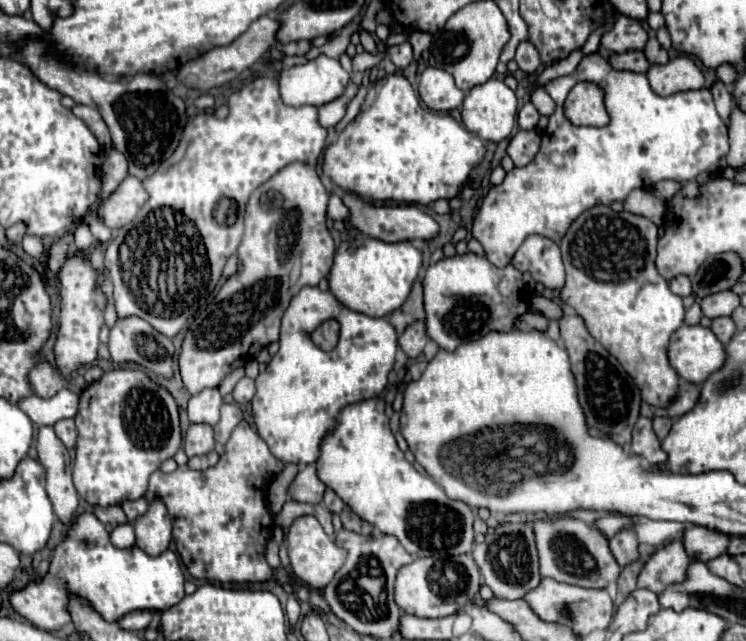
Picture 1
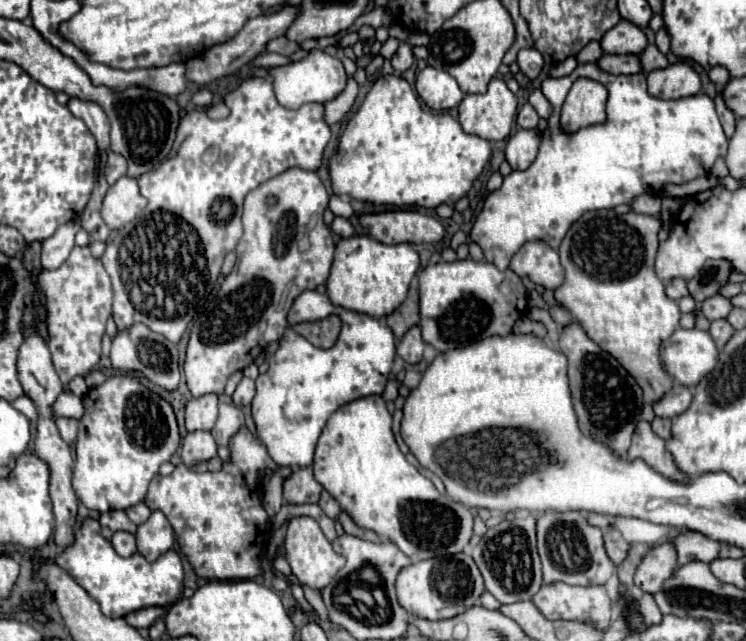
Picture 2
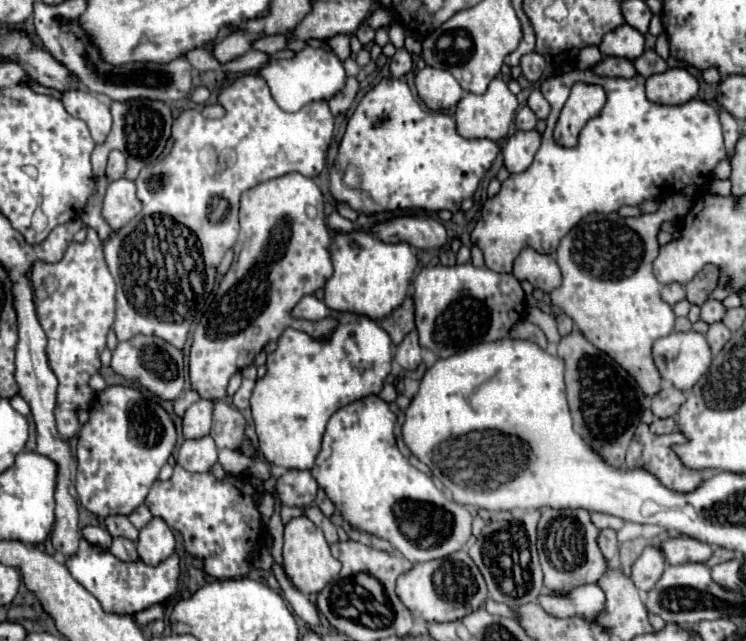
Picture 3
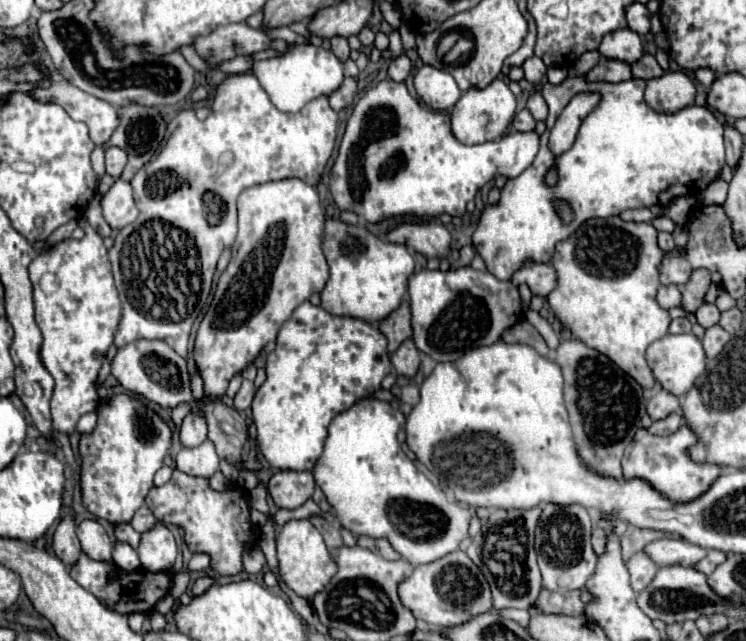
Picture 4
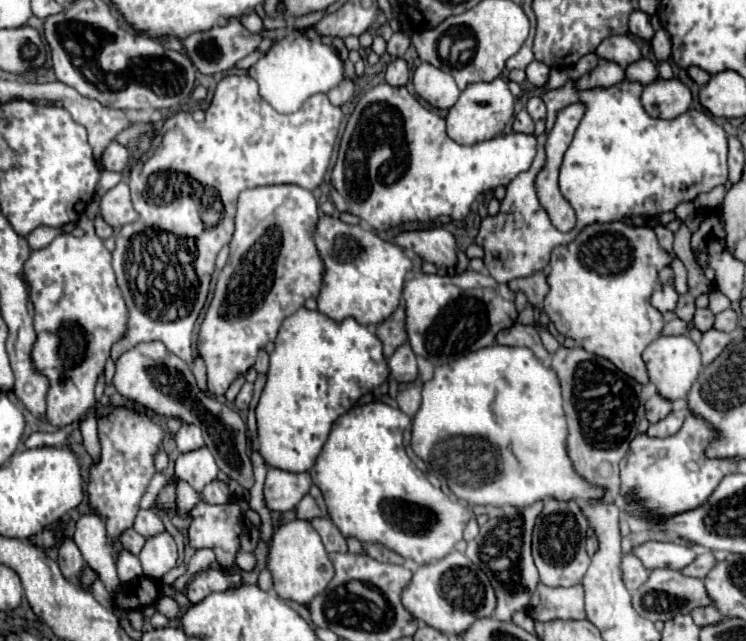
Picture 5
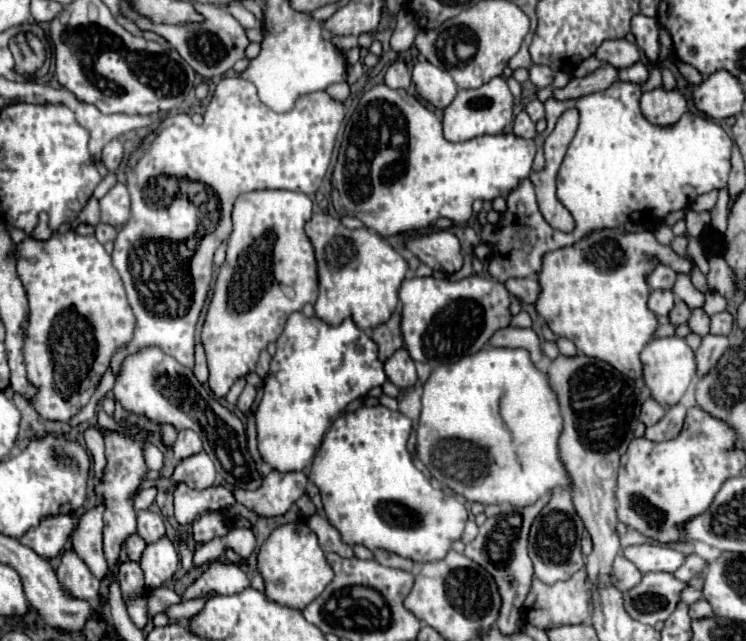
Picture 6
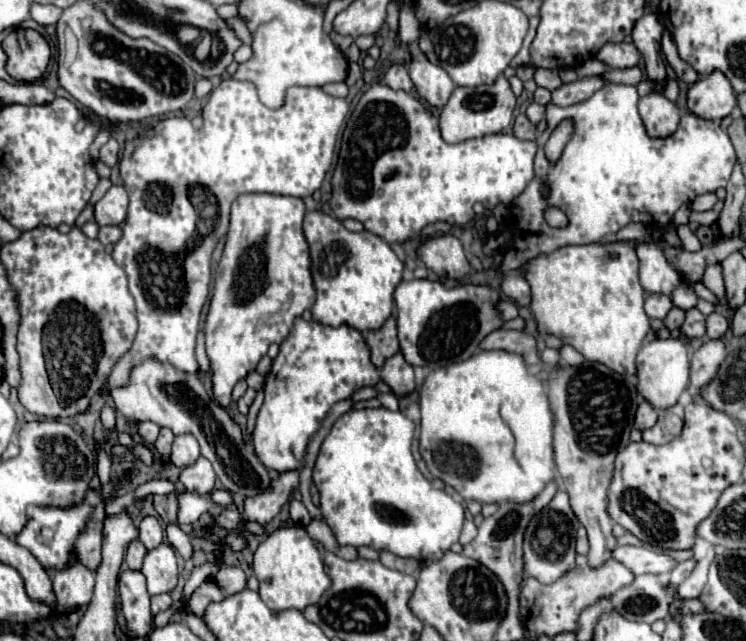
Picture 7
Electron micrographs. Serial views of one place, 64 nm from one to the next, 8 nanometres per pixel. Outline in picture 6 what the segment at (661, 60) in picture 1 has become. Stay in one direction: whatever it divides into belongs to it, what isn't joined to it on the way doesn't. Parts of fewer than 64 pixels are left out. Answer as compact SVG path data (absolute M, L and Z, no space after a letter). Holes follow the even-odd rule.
M636 62L630 68L620 70L620 80L624 82L636 82L636 84L644 84L648 80L648 66L644 62Z

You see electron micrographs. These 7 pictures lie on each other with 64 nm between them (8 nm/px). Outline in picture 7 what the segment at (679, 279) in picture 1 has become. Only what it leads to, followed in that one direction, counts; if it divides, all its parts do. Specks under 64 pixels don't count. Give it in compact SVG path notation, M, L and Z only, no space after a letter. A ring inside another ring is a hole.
M650 294L646 298L646 304L644 304L644 310L650 318L664 318L668 314L668 310L672 308L672 300L670 296L660 296L660 294Z

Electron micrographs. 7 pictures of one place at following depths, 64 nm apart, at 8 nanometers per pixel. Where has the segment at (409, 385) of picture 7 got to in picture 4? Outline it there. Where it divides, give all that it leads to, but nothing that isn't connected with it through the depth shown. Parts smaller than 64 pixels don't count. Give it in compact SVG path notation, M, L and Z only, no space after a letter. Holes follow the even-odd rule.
M406 338L400 344L400 348L392 354L392 366L396 368L398 374L404 374L404 376L414 376L416 374L416 370L420 366L420 352L414 346L412 338Z

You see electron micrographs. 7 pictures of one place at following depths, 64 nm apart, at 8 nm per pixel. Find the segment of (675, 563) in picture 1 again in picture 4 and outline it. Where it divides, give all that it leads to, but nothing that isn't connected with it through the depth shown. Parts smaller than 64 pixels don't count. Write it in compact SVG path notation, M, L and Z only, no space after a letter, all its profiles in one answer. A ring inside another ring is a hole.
M638 552L626 566L628 566L628 572L630 572L632 588L636 592L642 592L654 580L656 570L658 570L654 560L646 552Z

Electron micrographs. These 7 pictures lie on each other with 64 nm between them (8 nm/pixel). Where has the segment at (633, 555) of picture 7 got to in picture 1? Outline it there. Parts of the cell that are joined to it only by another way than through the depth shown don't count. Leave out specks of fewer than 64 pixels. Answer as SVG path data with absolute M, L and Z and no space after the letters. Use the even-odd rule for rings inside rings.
M692 526L684 532L684 548L692 558L698 558L702 562L708 562L716 556L722 556L730 544L730 536L704 528L704 526Z

